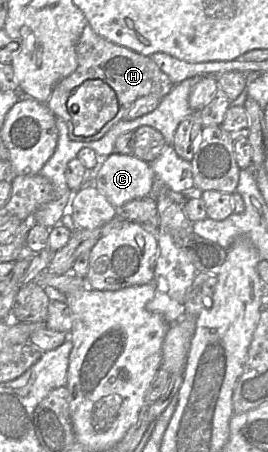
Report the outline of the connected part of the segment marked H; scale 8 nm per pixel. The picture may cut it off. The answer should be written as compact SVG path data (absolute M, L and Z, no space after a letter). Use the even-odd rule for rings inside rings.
M88 24L84 27L83 32L78 39L76 53L76 70L57 83L50 98L47 100L47 106L55 117L59 117L66 122L68 133L72 140L88 142L101 139L112 127L125 117L126 113L137 99L147 95L155 95L159 98L163 98L174 87L170 78L156 65L151 57L141 55L126 47L107 41L97 35ZM90 79L100 79L116 92L119 110L117 115L98 133L91 136L75 135L73 120L67 109L67 102L75 90L83 82Z

